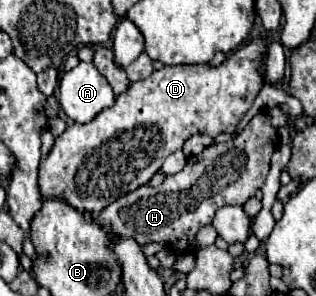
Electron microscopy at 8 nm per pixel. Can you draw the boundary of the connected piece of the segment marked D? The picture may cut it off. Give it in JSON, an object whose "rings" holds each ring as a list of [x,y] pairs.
{"rings":[[[250,38],[238,50],[234,50],[222,64],[182,64],[182,66],[164,66],[154,70],[146,80],[130,82],[128,90],[116,96],[114,106],[102,110],[88,124],[72,124],[56,138],[54,148],[40,162],[40,192],[44,198],[64,198],[76,210],[100,212],[104,206],[112,204],[116,198],[144,186],[160,170],[162,162],[176,150],[182,150],[182,144],[196,134],[232,134],[238,128],[238,122],[252,108],[256,94],[264,86],[264,76],[260,72],[266,54],[266,40]]]}

